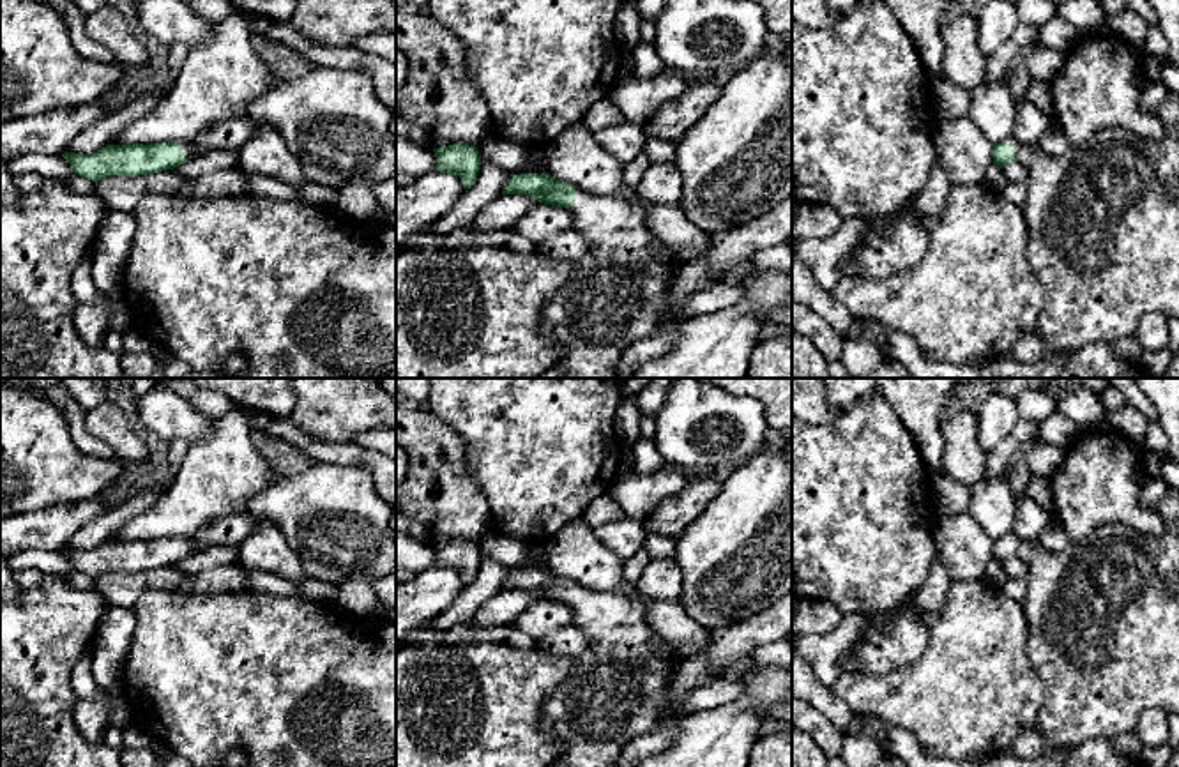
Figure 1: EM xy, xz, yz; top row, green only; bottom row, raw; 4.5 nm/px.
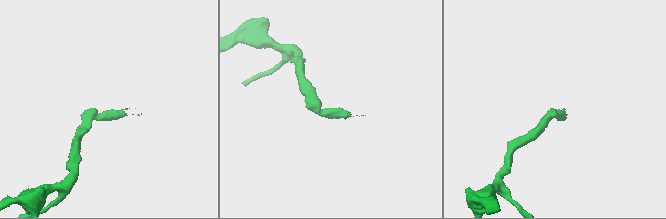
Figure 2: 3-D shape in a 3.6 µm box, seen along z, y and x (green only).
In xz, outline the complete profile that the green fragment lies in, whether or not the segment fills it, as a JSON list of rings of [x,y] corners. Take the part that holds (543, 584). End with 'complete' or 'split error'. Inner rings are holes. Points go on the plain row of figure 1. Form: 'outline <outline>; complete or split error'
outline [[[520,569],[506,580],[502,590],[527,590],[573,608],[573,624],[587,634],[589,645],[573,656],[571,673],[546,698],[543,728],[562,742],[557,762],[564,767],[613,767],[622,748],[658,728],[670,710],[670,675],[677,661],[658,656],[658,634],[647,622],[645,604],[620,594],[592,590],[550,569]]]; split error

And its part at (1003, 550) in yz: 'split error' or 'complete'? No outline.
split error

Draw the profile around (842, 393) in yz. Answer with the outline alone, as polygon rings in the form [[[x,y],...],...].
[[[822,378],[831,406],[847,410],[857,399],[868,396],[877,387],[877,378]]]

